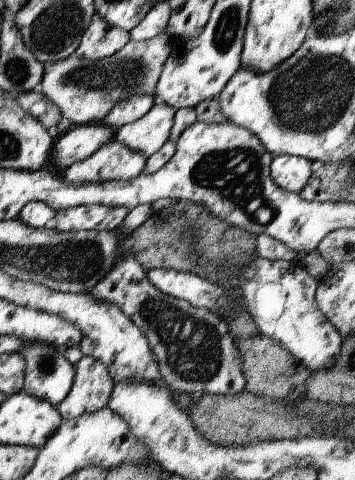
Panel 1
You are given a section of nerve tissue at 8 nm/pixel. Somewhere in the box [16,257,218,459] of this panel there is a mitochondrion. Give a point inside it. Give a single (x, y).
(45, 363)

